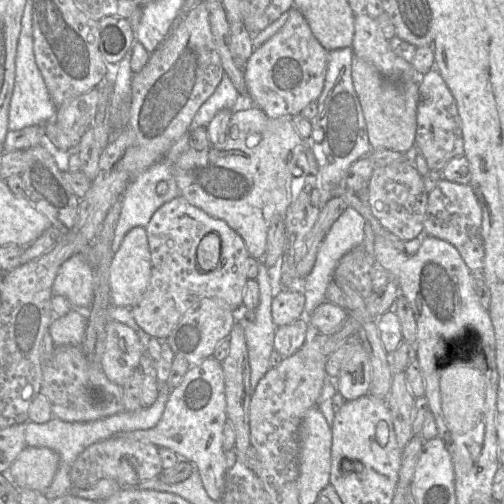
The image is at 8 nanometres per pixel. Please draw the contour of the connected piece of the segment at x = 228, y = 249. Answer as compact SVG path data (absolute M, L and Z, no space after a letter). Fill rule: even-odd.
M179 195L162 205L153 214L145 229L151 254L151 276L141 300L131 308L134 320L144 332L157 339L167 338L184 314L203 299L222 299L232 309L237 309L243 303L244 289L248 281L247 261L250 254L242 237L224 220L208 215ZM210 233L216 233L220 237L220 259L215 269L203 271L197 262L197 248L200 241Z

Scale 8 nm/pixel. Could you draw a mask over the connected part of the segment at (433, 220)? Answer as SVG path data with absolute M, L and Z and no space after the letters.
M441 179L434 189L428 192L424 235L452 244L471 272L483 270L485 249L482 238L482 208L469 184Z

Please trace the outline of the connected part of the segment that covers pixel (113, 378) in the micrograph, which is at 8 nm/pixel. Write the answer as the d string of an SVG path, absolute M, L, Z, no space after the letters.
M108 322L101 366L112 383L123 387L139 367L143 353L144 347L132 328L121 322Z

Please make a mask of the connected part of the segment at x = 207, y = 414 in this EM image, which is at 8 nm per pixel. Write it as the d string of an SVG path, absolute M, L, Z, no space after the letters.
M213 356L191 366L181 383L170 391L164 412L158 424L148 430L118 433L113 437L132 438L165 447L194 463L208 496L220 501L224 494L228 472L226 452L223 449L223 431L227 421L225 382L222 364Z

